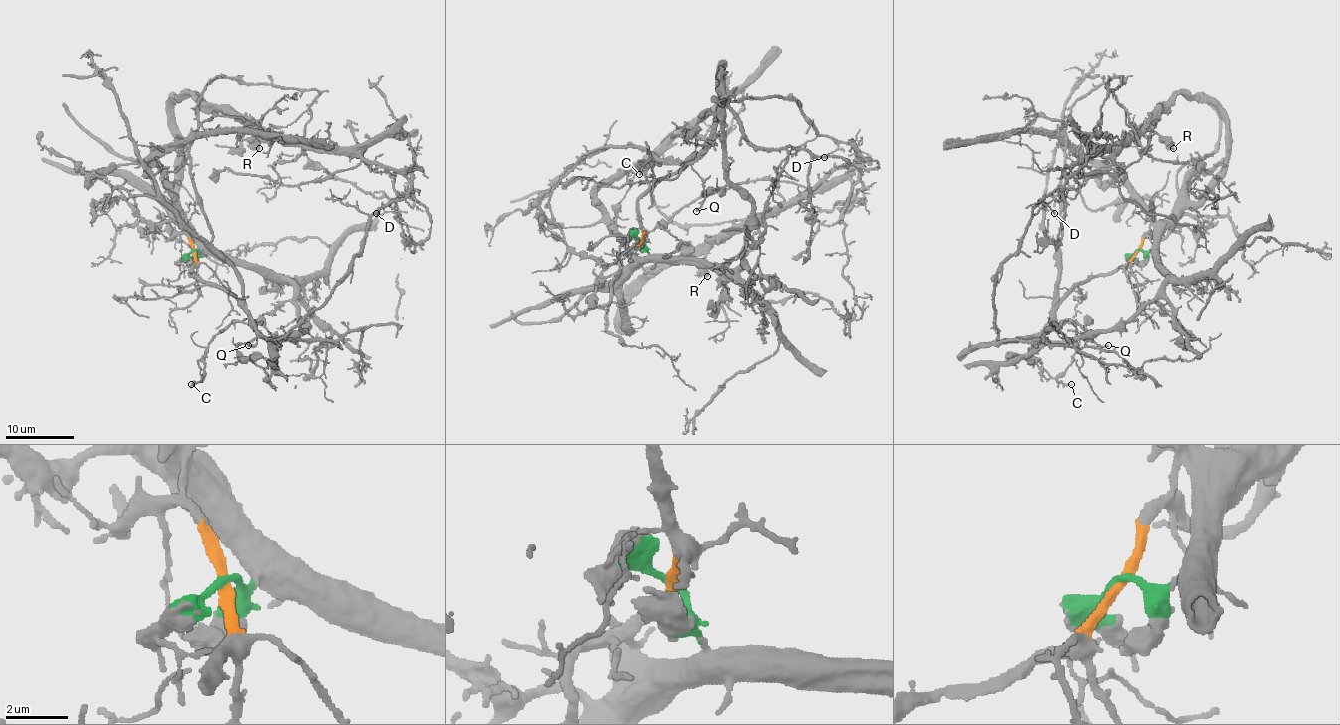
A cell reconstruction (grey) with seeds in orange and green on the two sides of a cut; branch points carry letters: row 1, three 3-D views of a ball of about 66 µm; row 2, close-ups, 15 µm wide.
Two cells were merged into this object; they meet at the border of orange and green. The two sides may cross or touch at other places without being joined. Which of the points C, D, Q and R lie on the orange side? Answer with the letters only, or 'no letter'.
C, D, Q

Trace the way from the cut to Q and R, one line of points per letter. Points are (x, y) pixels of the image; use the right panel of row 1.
Q: (1137, 250), (1127, 263), (1077, 285), (1058, 304), (1055, 313), (1060, 323), (1074, 319), (1096, 342), (1108, 345)
R: (1137, 250), (1151, 247), (1222, 168), (1229, 142), (1225, 114), (1212, 102), (1179, 94), (1151, 126), (1174, 149)

